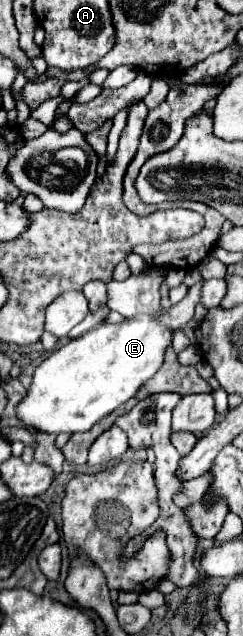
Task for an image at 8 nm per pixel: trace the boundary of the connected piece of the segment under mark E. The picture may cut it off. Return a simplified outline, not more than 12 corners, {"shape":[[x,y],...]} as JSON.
{"shape":[[142,315],[72,339],[16,417],[82,433],[158,371],[172,331]]}

